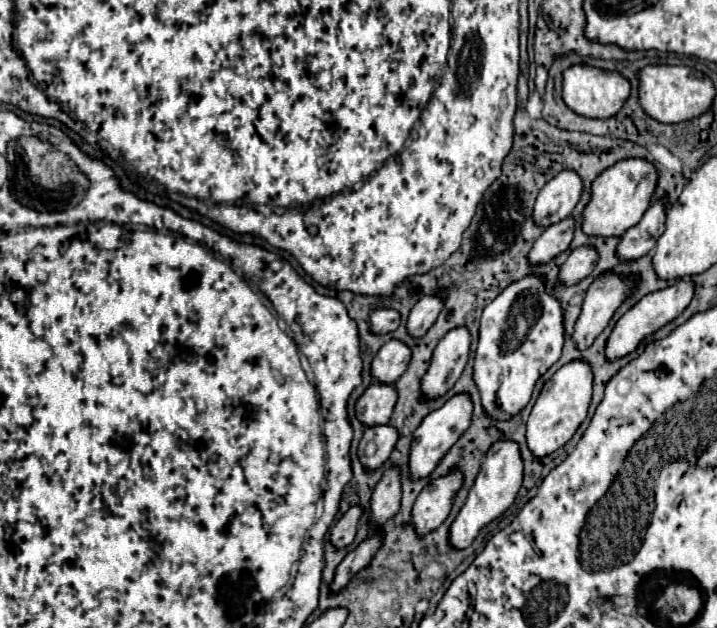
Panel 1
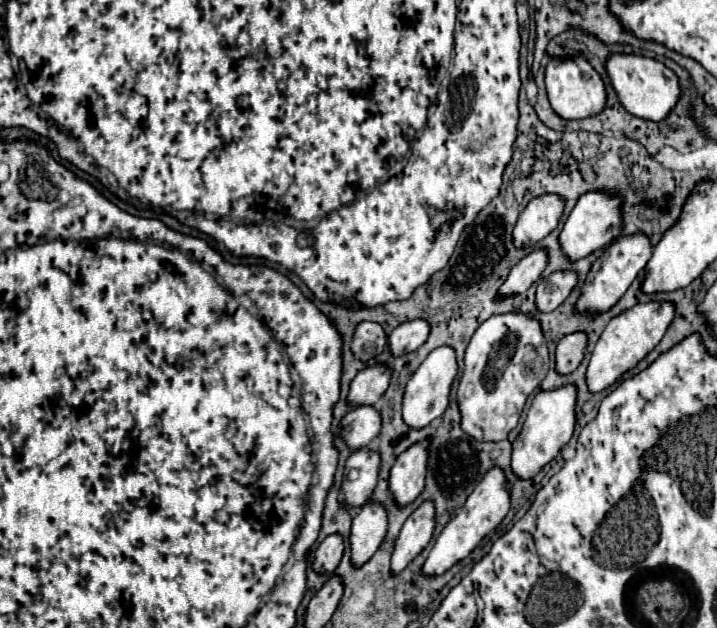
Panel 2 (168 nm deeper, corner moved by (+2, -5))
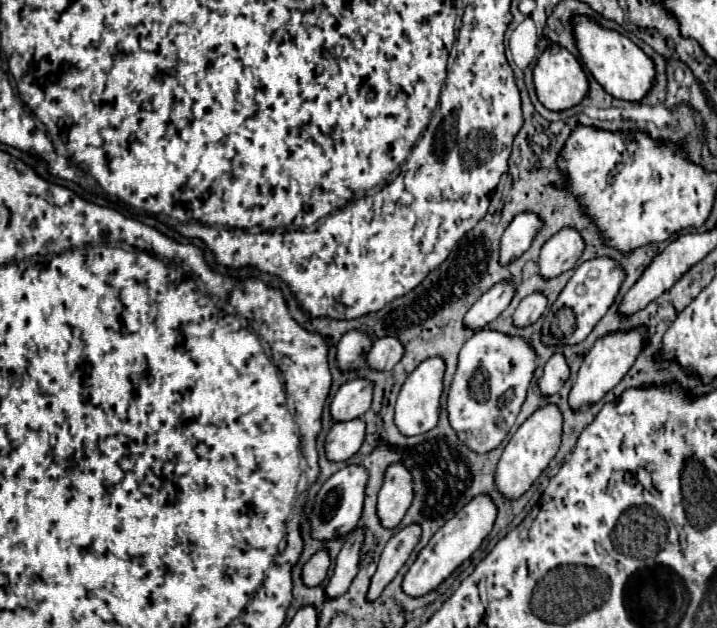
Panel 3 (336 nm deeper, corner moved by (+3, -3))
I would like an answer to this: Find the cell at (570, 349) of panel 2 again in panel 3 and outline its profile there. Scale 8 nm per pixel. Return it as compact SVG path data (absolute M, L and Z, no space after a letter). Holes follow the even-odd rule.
M554 353L544 365L544 375L538 379L538 387L542 395L554 395L562 389L568 377L570 377L570 367L566 357L562 353Z

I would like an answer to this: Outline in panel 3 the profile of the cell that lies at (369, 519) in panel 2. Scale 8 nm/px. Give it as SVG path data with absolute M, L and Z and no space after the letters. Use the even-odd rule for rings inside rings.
M356 527L342 545L342 551L336 557L336 567L334 567L334 575L326 587L326 595L328 597L338 597L342 593L348 591L348 585L352 583L352 579L358 573L358 565L360 565L360 545L364 543L364 533L360 533L360 527Z

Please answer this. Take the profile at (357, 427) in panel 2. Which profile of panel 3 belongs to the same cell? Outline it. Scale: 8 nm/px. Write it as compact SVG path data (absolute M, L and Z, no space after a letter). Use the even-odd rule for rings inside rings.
M364 419L338 421L326 435L326 455L330 461L350 459L364 443Z

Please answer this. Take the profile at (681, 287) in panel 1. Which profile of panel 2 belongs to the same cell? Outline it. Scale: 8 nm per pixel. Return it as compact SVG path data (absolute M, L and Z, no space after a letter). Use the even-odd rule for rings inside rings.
M643 303L635 305L629 311L623 311L621 315L613 317L605 331L601 333L591 359L587 367L587 389L591 393L599 393L607 387L611 387L623 373L633 369L665 335L669 323L673 321L673 305L671 303Z

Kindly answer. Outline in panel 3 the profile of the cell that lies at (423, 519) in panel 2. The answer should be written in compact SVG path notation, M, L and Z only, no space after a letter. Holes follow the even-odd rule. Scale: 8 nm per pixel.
M408 525L408 527L400 529L386 543L386 547L380 555L380 561L378 561L378 569L376 569L376 573L372 577L372 583L370 583L368 601L374 601L376 597L380 597L384 587L396 577L396 573L408 561L410 553L418 545L418 539L420 539L420 525Z

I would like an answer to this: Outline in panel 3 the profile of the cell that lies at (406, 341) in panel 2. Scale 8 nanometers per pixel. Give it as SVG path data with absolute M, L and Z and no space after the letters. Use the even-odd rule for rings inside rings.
M382 337L374 343L372 351L368 353L368 365L378 371L390 371L404 355L404 345L396 341L396 337Z

